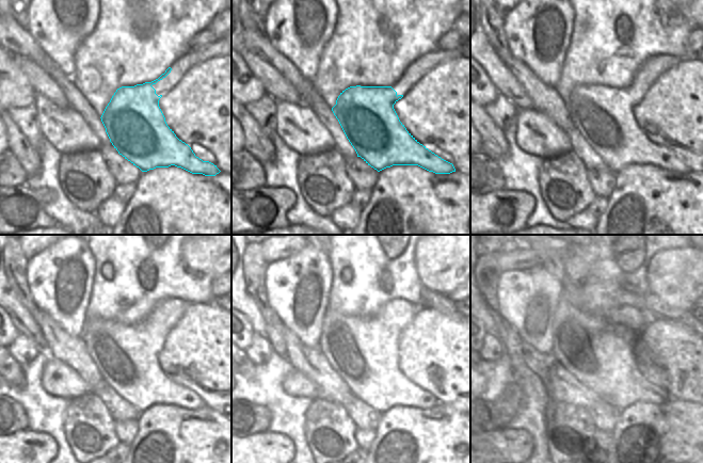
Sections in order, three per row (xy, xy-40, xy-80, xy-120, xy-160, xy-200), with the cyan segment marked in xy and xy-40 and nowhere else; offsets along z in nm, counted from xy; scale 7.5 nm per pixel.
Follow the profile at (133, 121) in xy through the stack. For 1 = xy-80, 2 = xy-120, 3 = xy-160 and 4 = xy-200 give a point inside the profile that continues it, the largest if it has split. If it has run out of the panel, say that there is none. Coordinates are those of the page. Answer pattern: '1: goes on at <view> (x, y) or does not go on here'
1: goes on at xy-80 (604, 115)
2: goes on at xy-120 (127, 356)
3: goes on at xy-160 (364, 350)
4: goes on at xy-200 (598, 330)

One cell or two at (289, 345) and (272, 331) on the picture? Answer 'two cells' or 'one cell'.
one cell

